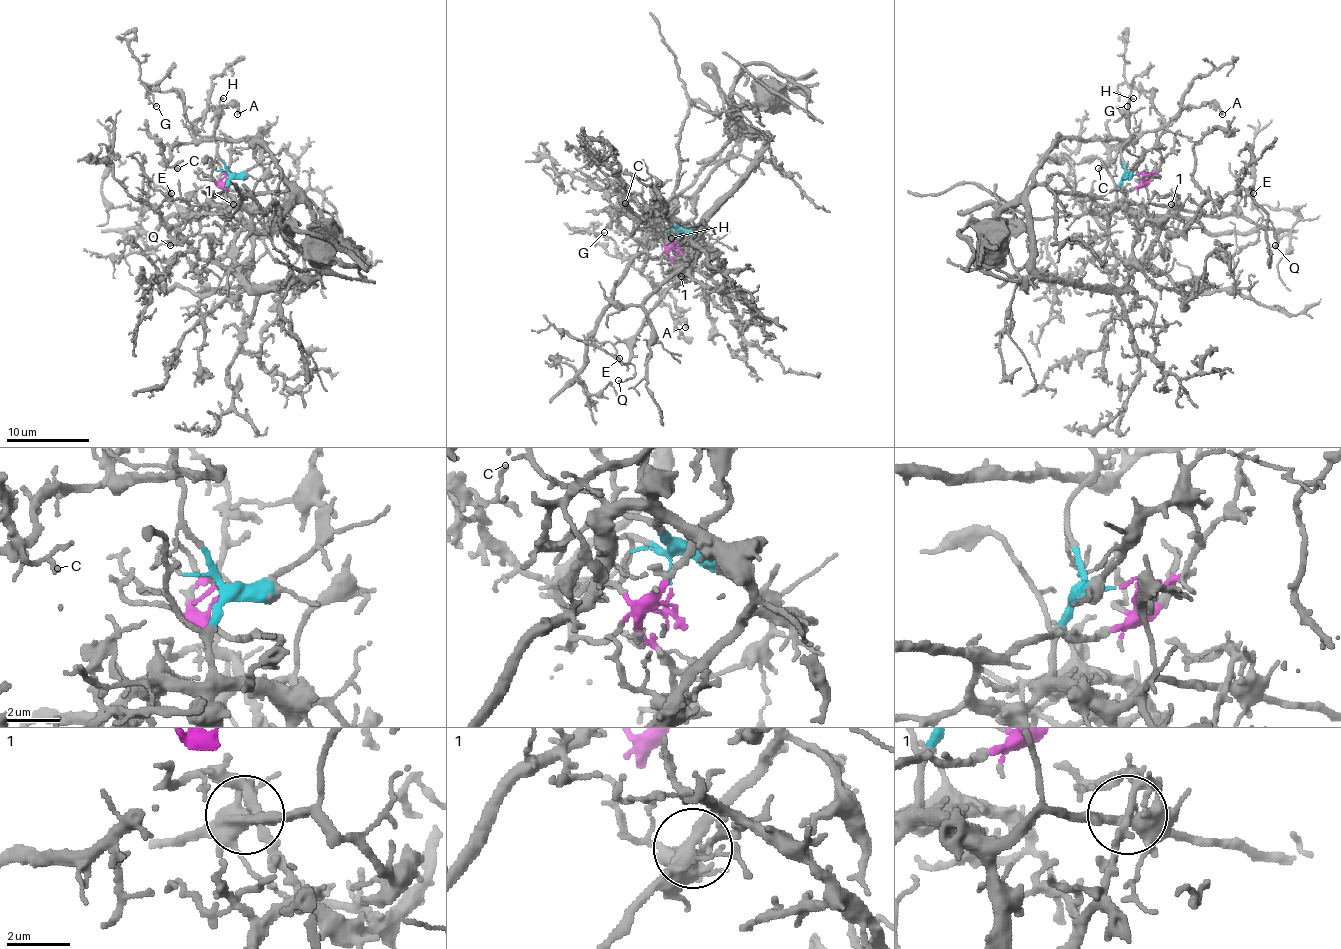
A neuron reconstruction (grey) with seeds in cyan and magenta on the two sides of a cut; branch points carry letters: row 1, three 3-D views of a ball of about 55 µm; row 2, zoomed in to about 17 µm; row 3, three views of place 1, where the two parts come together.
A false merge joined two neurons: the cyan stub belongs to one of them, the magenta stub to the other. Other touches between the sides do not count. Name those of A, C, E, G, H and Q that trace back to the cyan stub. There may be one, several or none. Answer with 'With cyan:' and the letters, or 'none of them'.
With cyan: E, H, Q

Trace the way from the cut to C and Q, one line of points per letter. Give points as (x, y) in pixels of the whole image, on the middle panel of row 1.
C: (678, 242), (695, 215), (697, 188), (738, 148), (734, 140), (638, 238), (620, 224), (626, 203)
Q: (678, 240), (674, 221), (680, 221), (701, 242), (699, 257), (649, 313), (630, 357), (632, 378), (617, 380)

